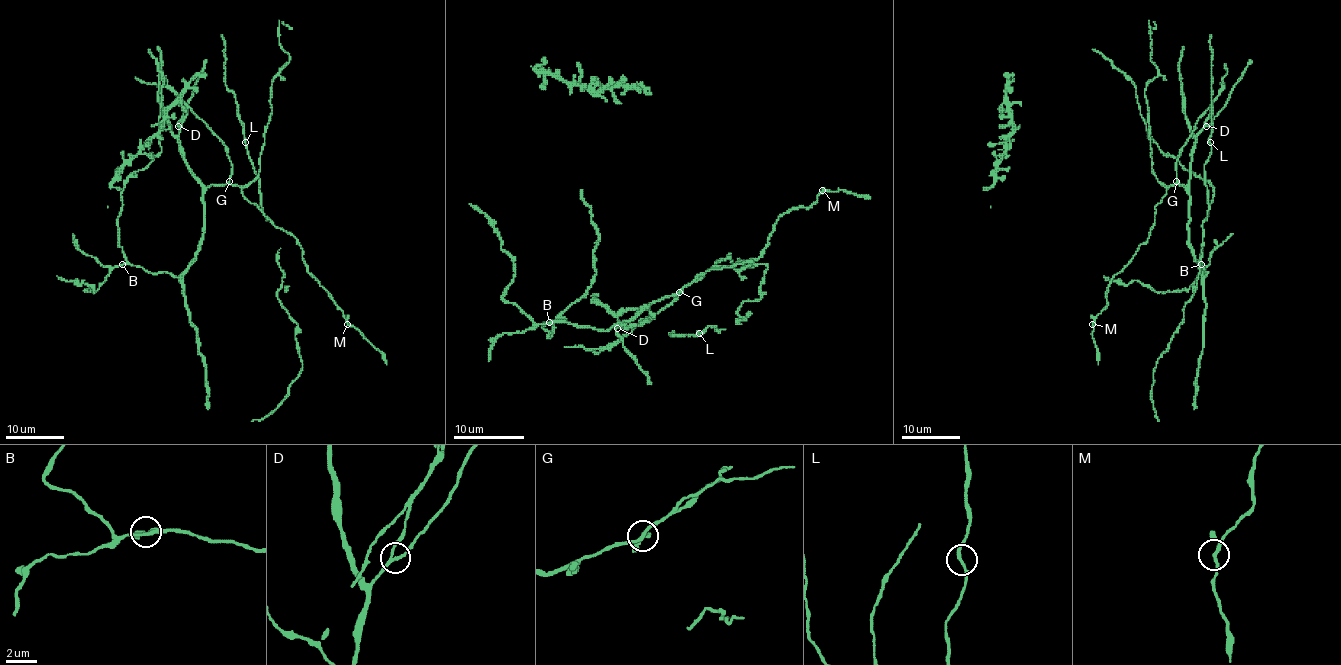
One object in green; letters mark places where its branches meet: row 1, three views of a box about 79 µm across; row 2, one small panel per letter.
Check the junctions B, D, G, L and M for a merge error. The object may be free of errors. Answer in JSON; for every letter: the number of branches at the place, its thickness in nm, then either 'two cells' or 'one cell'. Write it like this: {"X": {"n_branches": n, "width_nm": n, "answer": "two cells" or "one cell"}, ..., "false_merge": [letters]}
{"B": {"n_branches": 3, "width_nm": 150, "answer": "one cell"}, "D": {"n_branches": 3, "width_nm": 180, "answer": "one cell"}, "G": {"n_branches": 3, "width_nm": 180, "answer": "one cell"}, "L": {"n_branches": 2, "width_nm": 180, "answer": "one cell"}, "M": {"n_branches": 3, "width_nm": 160, "answer": "one cell"}, "false_merge": []}

